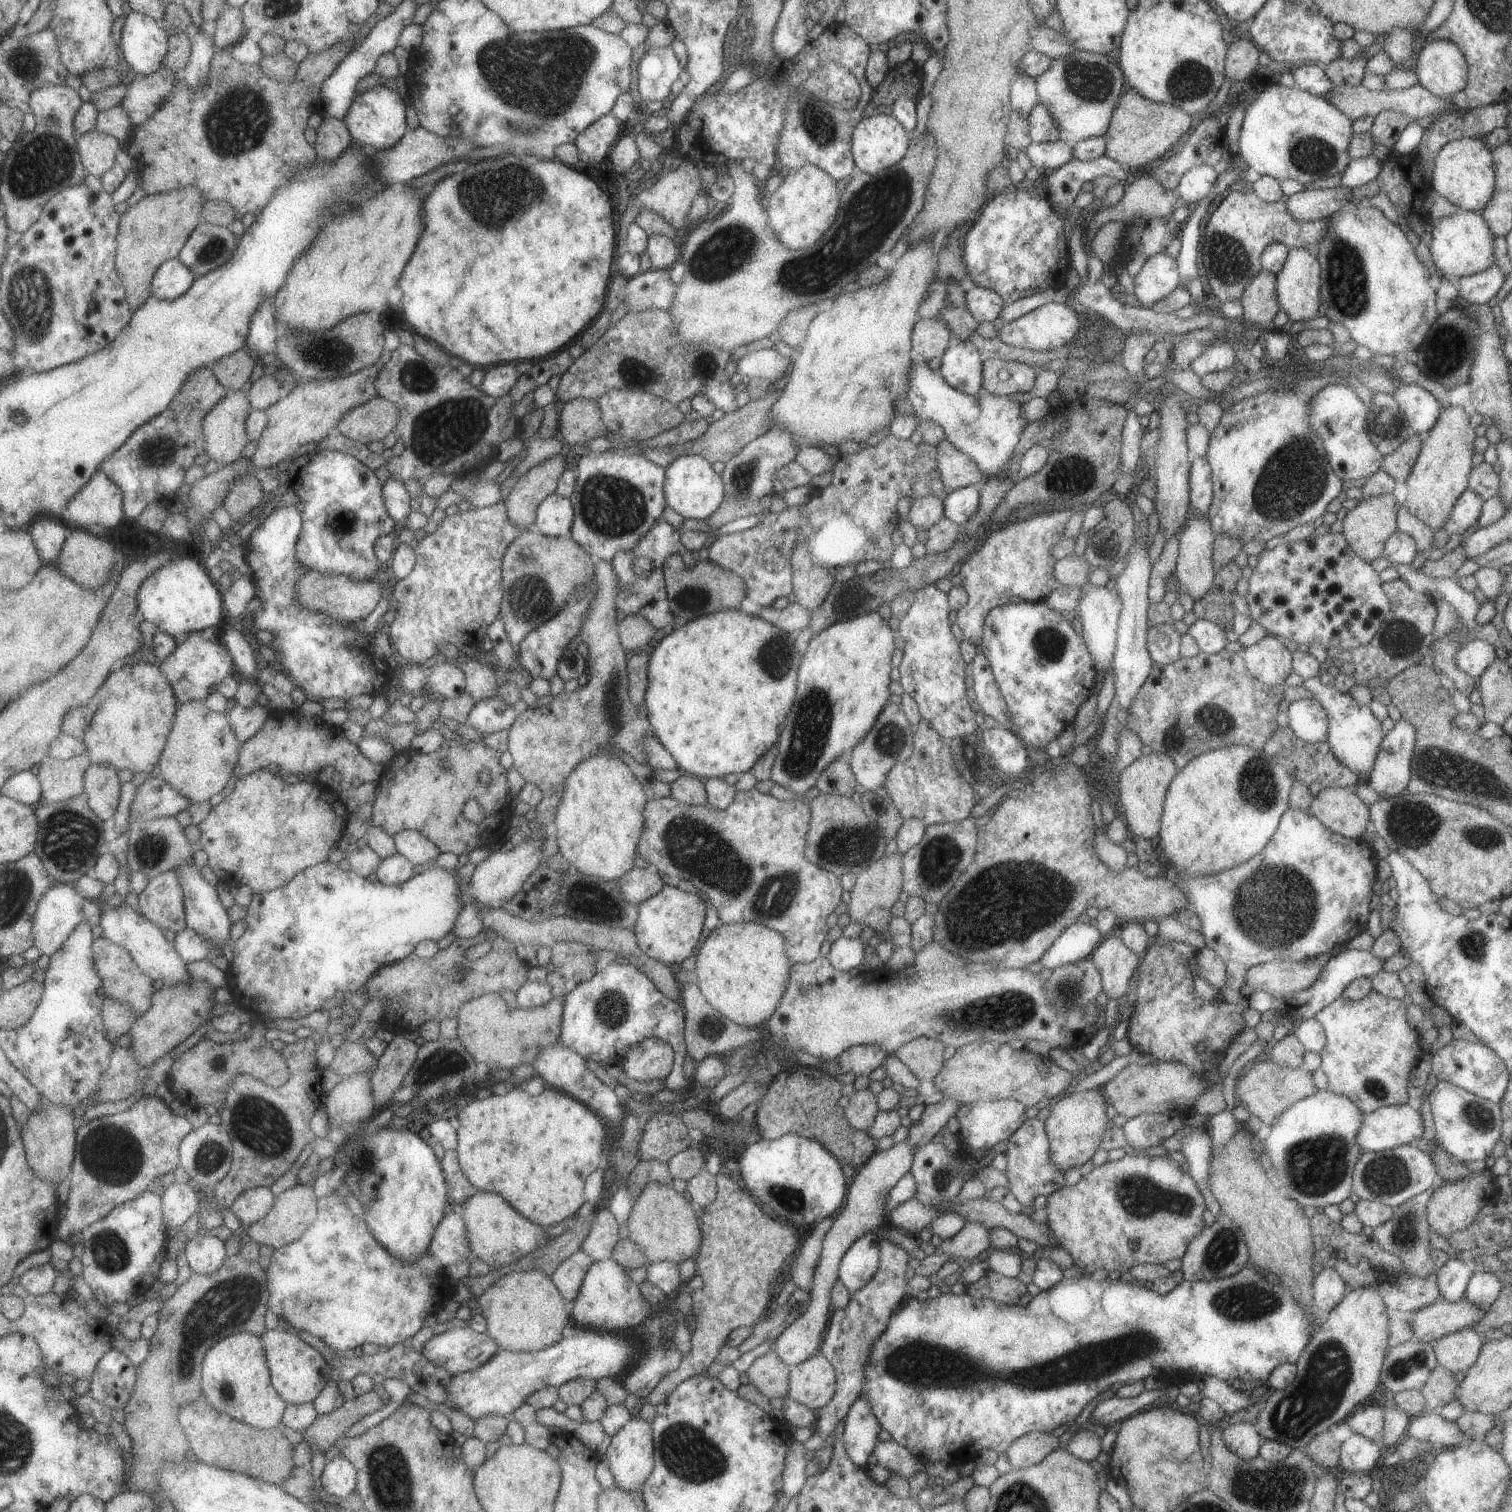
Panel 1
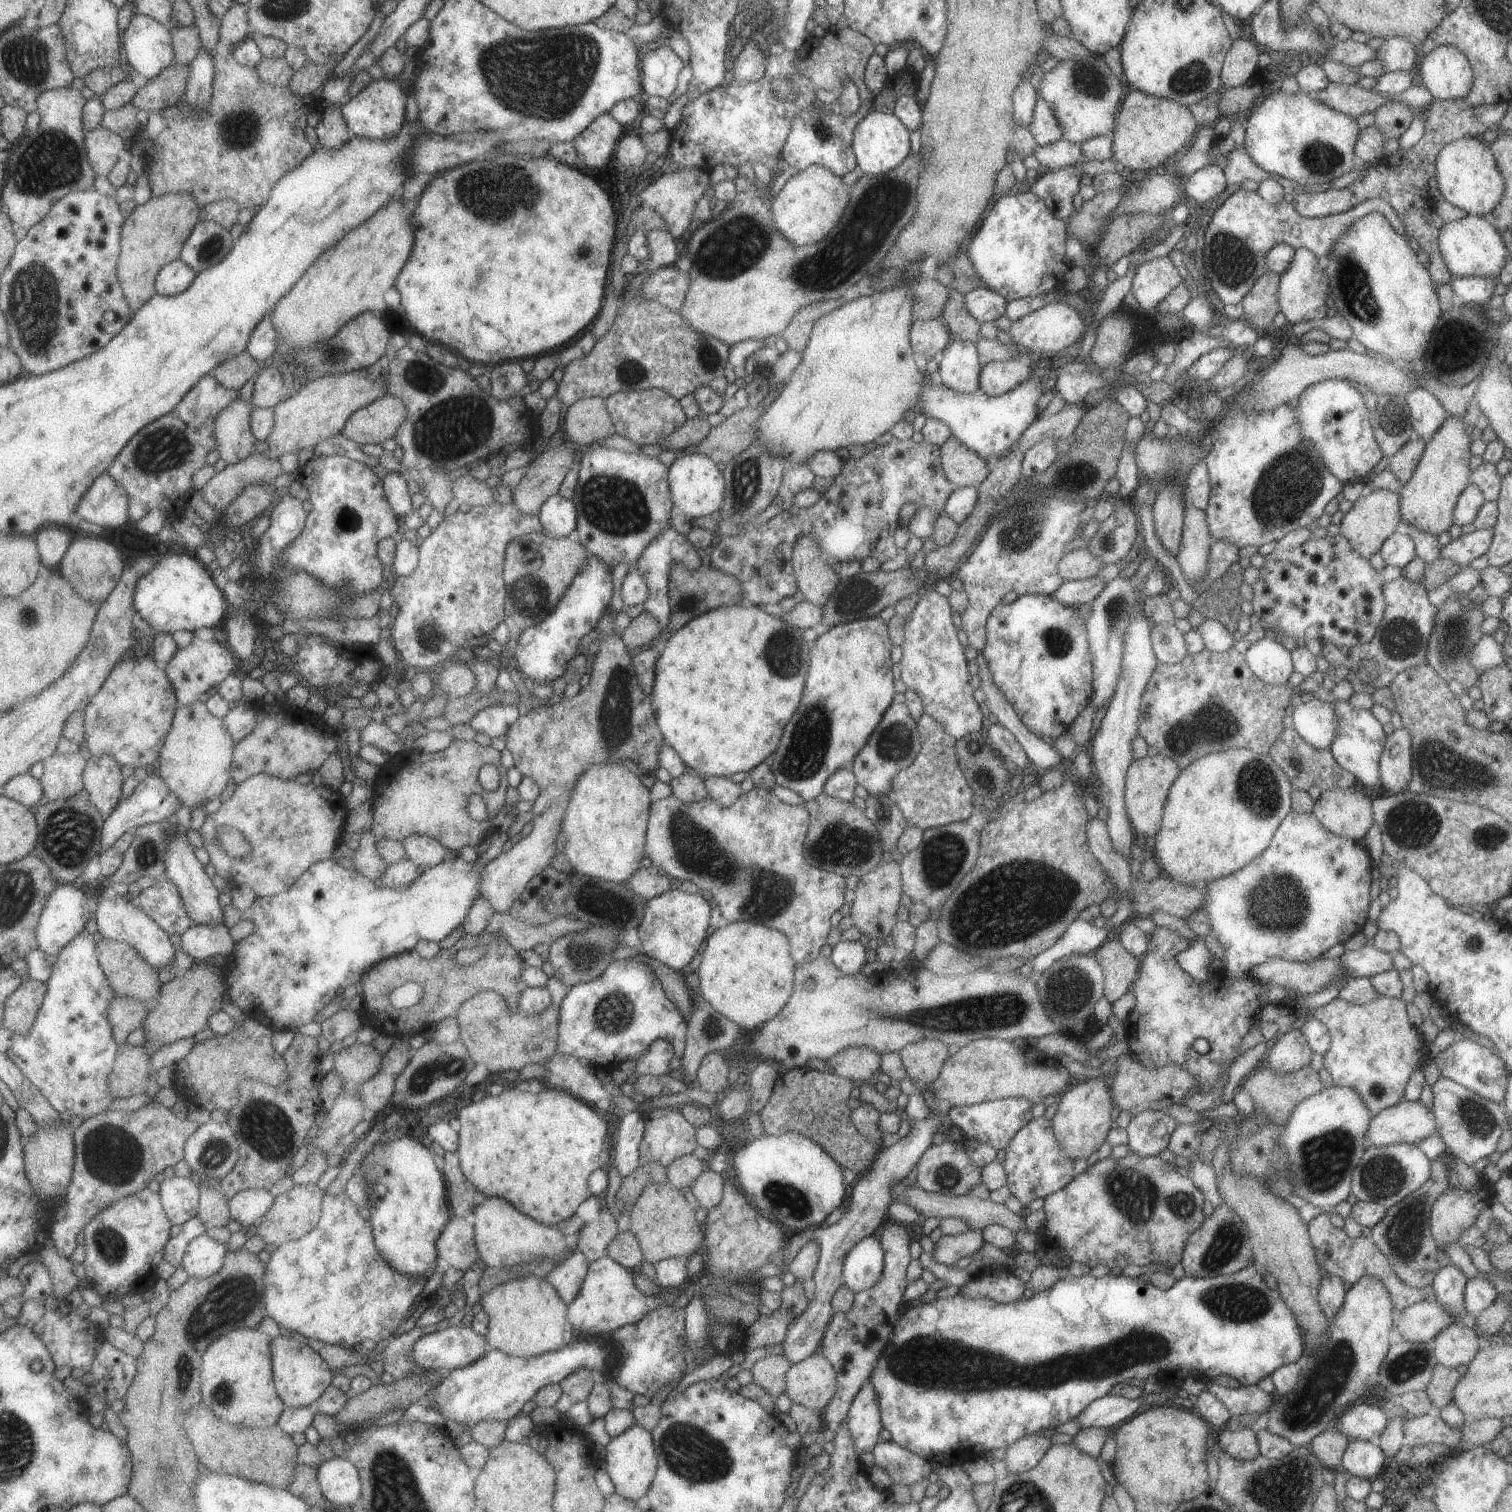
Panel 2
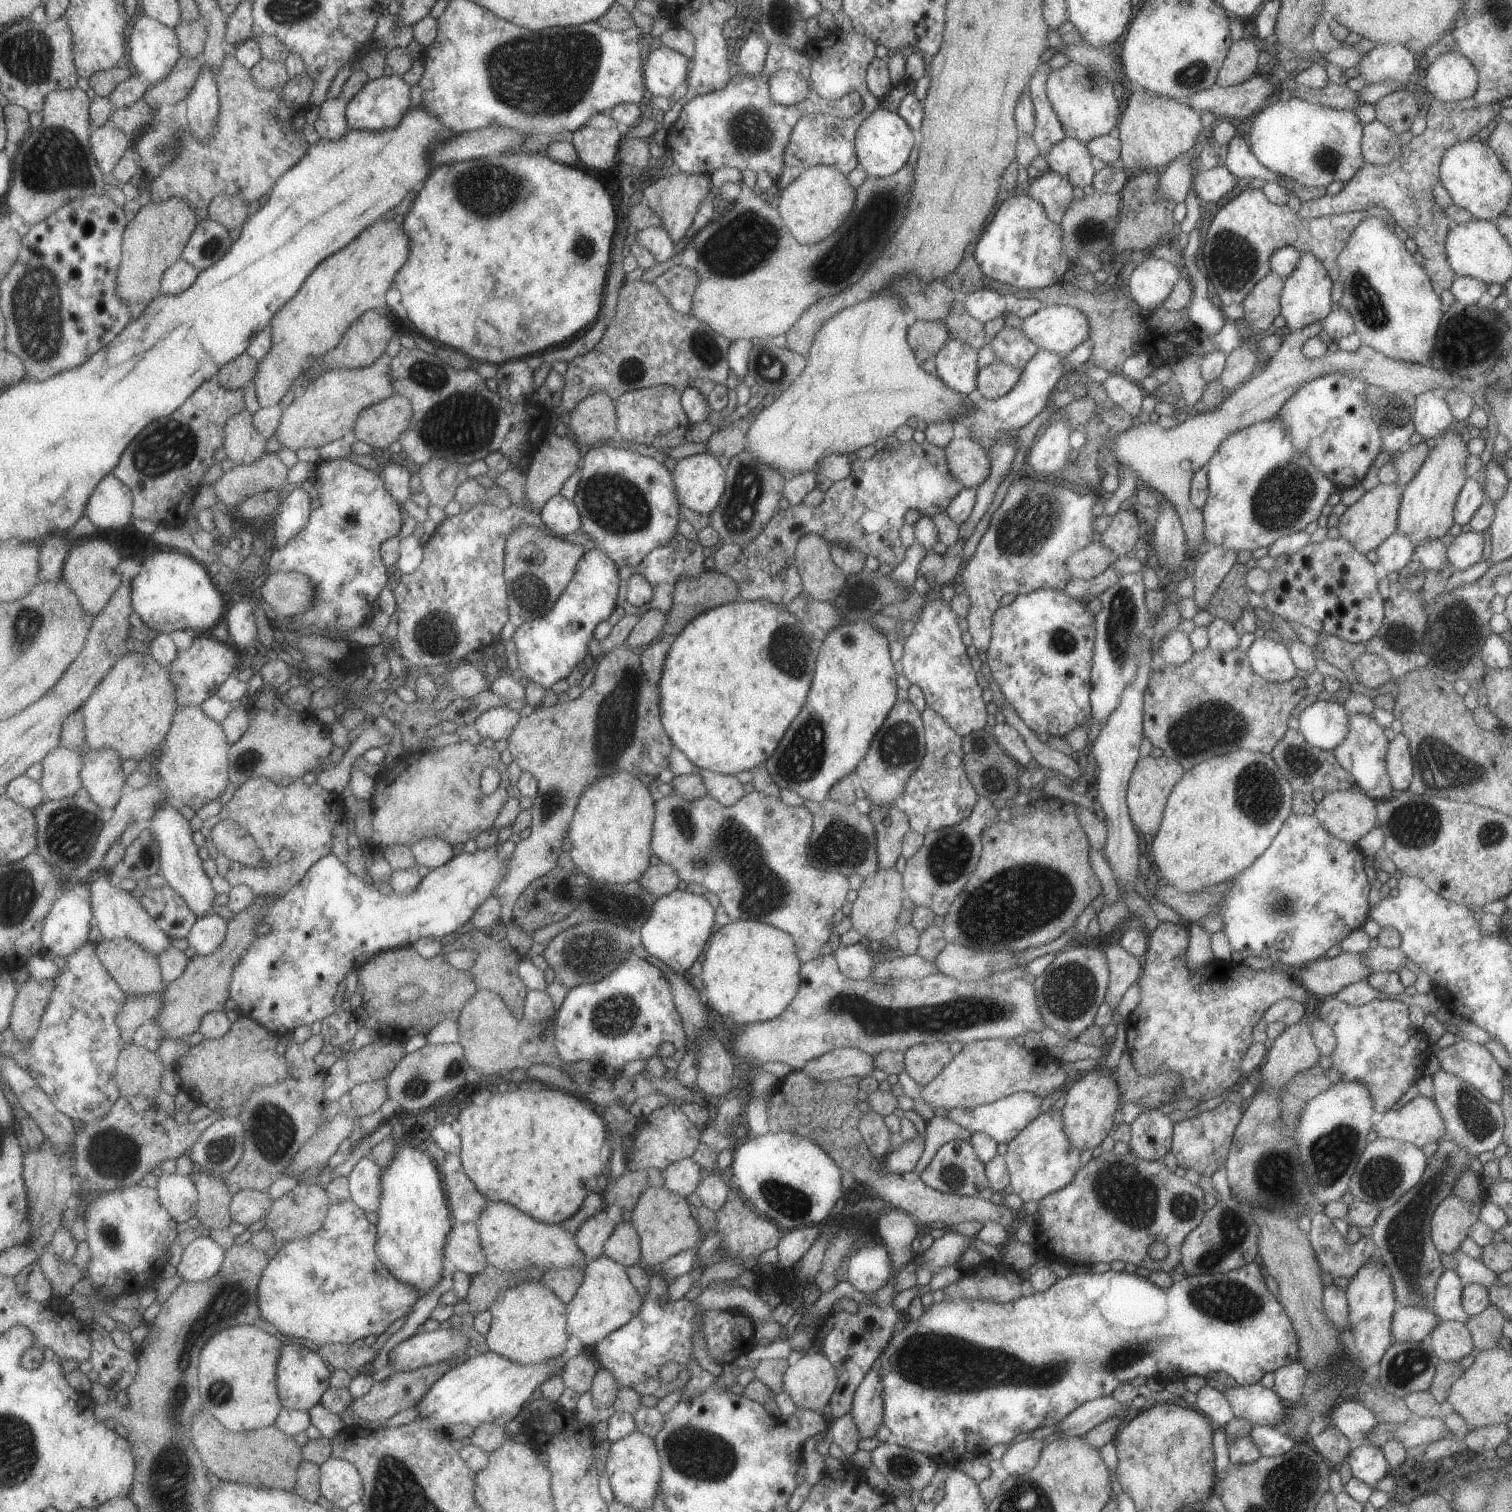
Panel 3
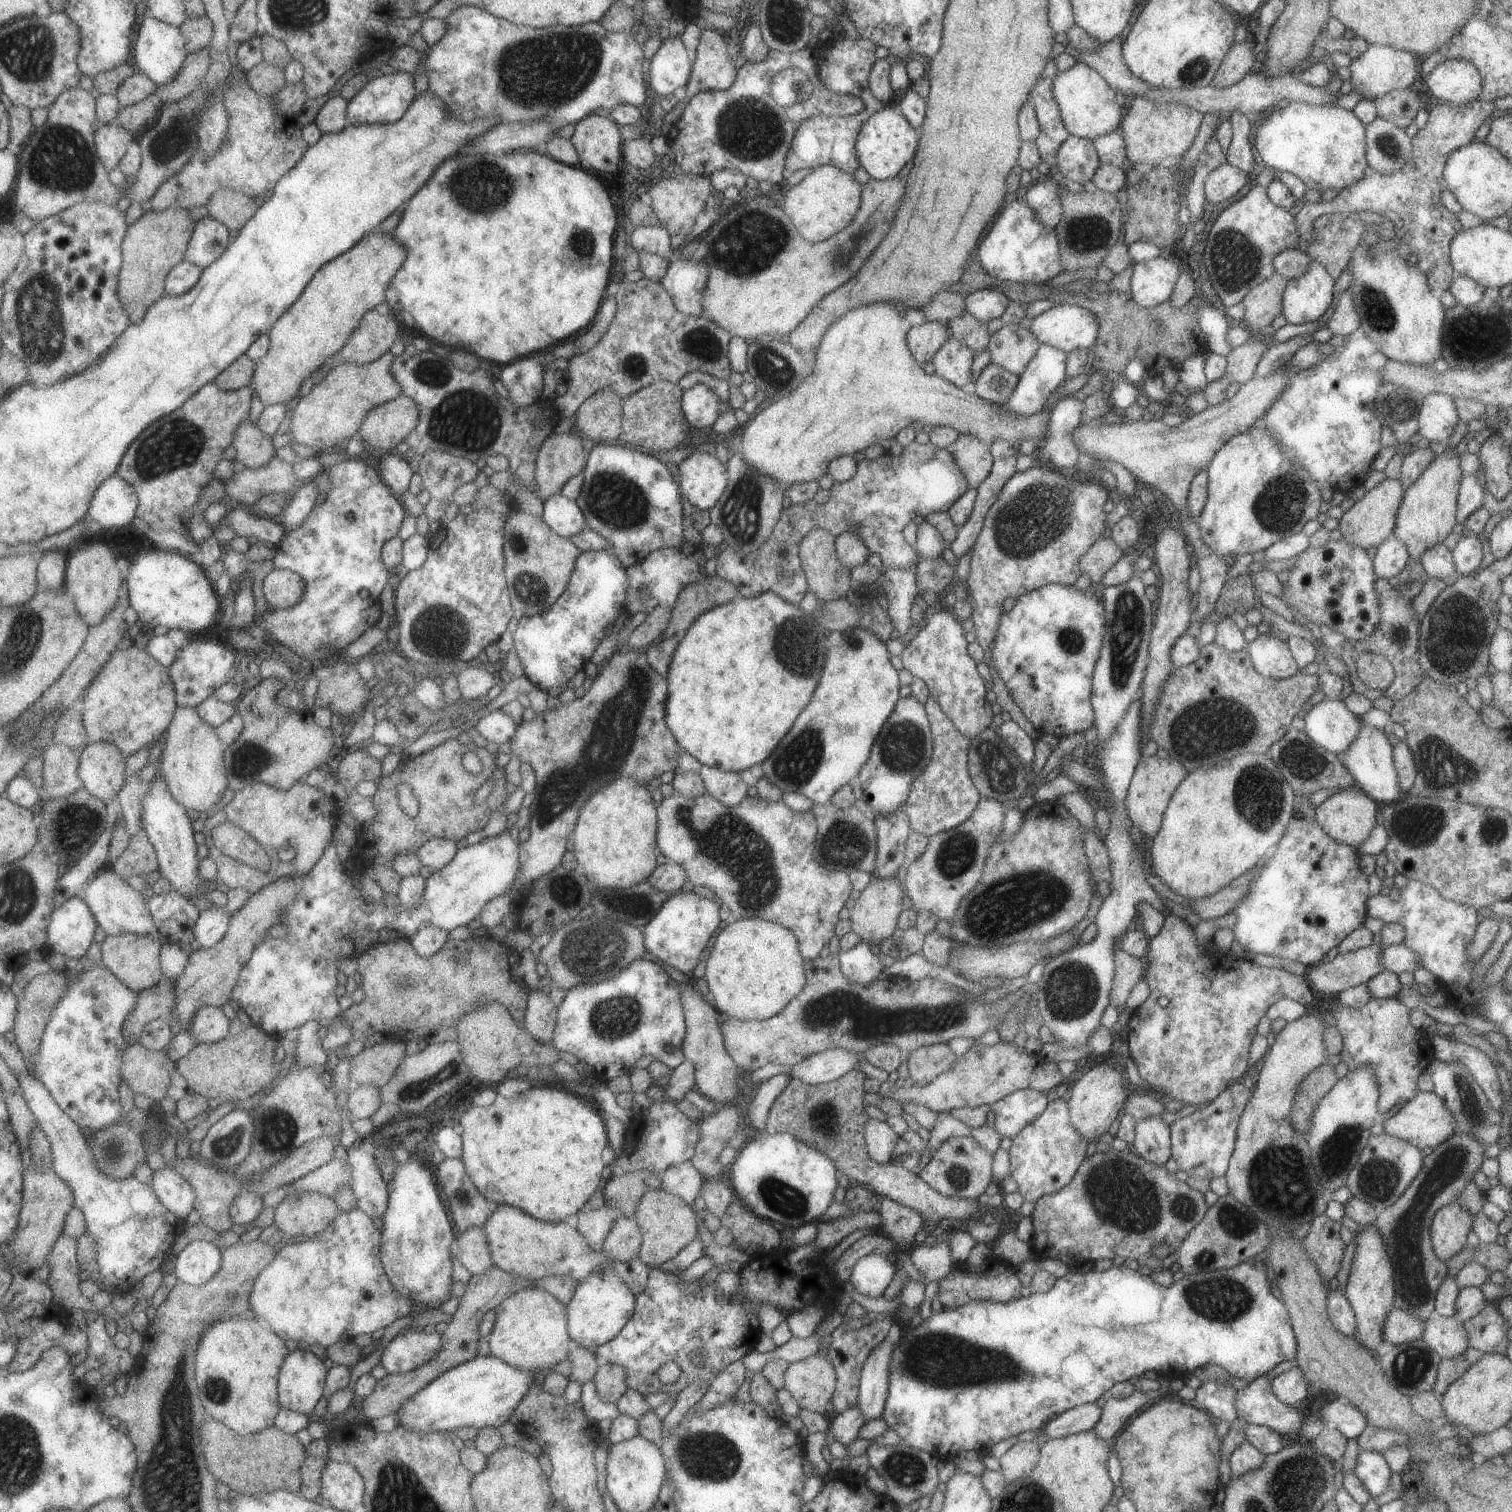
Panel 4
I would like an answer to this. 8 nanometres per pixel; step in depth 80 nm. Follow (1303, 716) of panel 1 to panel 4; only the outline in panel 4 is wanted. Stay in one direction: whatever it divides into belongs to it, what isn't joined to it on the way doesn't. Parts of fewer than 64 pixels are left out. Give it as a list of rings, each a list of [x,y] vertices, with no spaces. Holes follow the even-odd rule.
[[[1316,698],[1309,712],[1303,719],[1303,732],[1320,747],[1331,751],[1336,756],[1347,750],[1360,731],[1360,717],[1352,712],[1339,699]]]

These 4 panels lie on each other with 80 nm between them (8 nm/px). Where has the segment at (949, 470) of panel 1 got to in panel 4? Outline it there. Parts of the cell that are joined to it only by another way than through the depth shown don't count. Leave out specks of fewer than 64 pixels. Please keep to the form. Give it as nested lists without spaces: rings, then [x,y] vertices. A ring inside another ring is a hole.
[[[959,434],[955,442],[946,446],[945,450],[951,453],[953,460],[965,475],[969,488],[976,489],[989,474],[992,456],[987,445],[977,437]]]

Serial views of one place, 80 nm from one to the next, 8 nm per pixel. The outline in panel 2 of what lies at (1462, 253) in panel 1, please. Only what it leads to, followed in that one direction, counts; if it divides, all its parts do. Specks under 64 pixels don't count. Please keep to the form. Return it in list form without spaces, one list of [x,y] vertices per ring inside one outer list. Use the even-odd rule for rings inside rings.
[[[1466,215],[1460,220],[1443,223],[1438,234],[1438,245],[1445,266],[1455,277],[1487,277],[1498,281],[1498,274],[1510,256],[1505,249],[1501,233],[1489,218]]]

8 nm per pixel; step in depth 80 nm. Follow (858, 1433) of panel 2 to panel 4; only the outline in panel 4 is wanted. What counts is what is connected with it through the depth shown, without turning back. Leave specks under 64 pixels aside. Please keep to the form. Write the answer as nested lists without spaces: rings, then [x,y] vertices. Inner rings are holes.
[[[886,1337],[869,1351],[862,1364],[856,1405],[865,1421],[882,1415],[888,1395],[888,1366],[894,1346]]]

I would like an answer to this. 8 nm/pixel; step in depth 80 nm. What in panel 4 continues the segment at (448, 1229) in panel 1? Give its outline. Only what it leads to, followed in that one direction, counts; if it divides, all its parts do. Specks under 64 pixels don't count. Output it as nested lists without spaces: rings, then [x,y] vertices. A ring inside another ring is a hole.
[[[469,1227],[459,1233],[451,1255],[455,1255],[456,1260],[472,1275],[482,1275],[494,1266],[486,1236],[481,1227]]]

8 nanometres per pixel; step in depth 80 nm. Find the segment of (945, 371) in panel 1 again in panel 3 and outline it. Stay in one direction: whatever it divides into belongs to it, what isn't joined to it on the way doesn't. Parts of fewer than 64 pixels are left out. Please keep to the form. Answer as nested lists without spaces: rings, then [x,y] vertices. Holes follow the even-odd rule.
[[[951,339],[934,356],[936,375],[956,393],[975,394],[977,351],[967,343]]]

